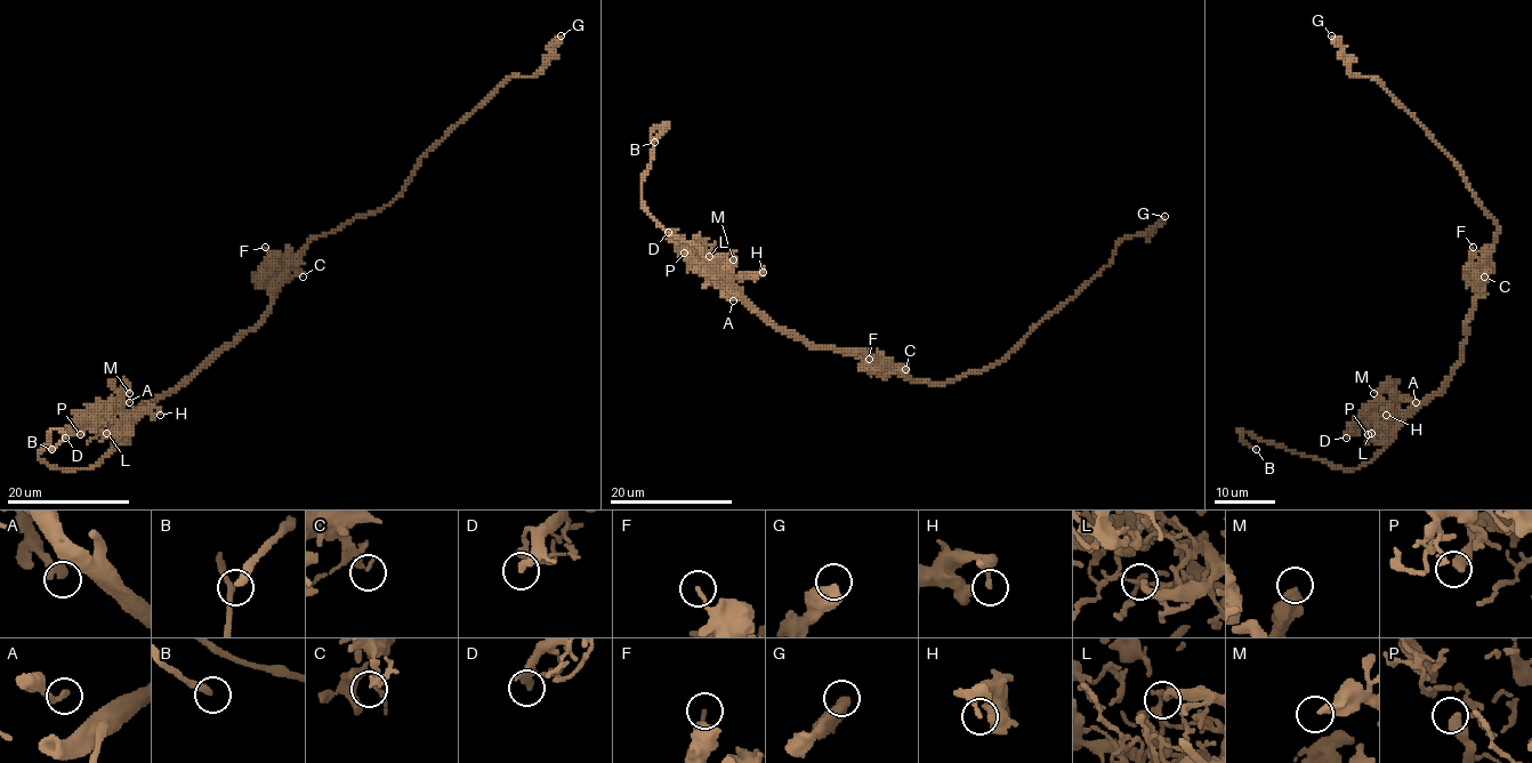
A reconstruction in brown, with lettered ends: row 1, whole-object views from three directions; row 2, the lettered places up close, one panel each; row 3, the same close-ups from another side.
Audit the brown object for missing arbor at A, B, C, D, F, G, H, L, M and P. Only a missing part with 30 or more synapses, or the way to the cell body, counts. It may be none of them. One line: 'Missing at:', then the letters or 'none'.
Missing at: B

